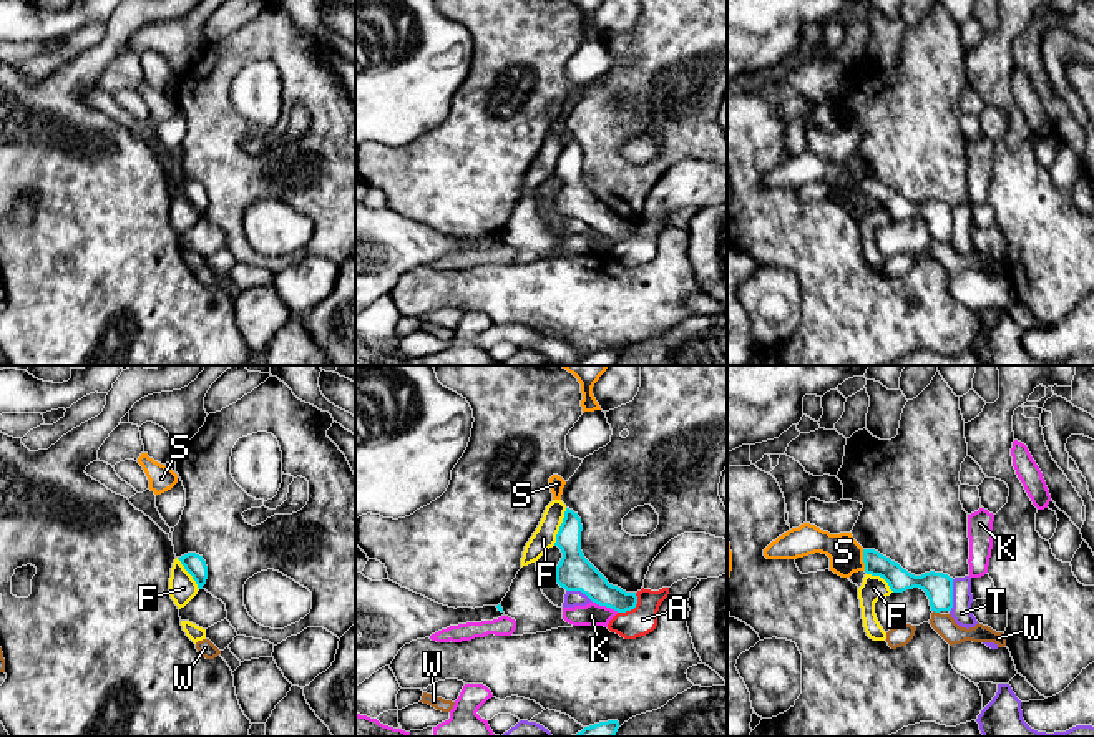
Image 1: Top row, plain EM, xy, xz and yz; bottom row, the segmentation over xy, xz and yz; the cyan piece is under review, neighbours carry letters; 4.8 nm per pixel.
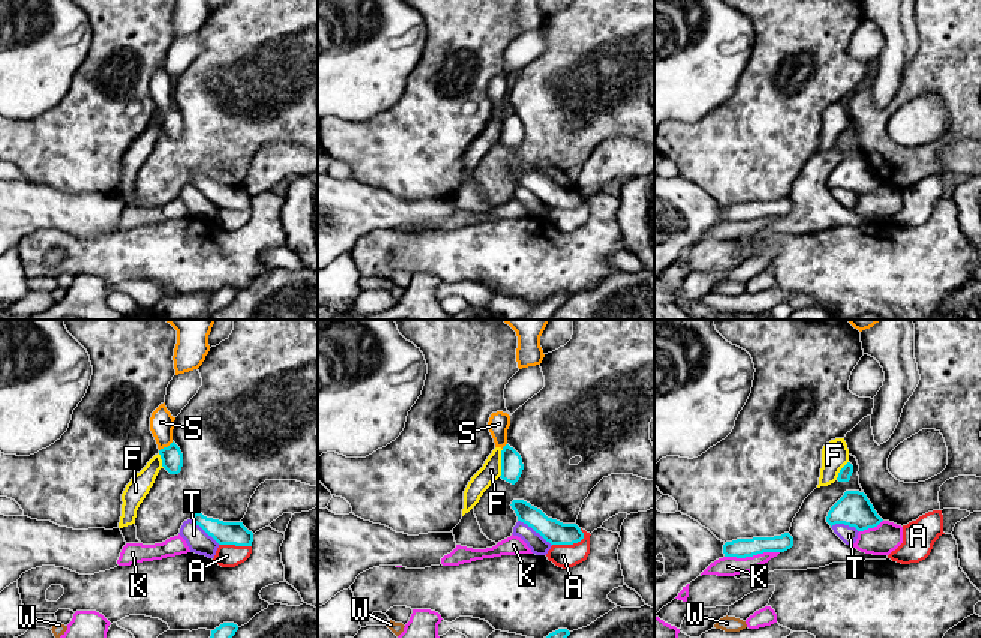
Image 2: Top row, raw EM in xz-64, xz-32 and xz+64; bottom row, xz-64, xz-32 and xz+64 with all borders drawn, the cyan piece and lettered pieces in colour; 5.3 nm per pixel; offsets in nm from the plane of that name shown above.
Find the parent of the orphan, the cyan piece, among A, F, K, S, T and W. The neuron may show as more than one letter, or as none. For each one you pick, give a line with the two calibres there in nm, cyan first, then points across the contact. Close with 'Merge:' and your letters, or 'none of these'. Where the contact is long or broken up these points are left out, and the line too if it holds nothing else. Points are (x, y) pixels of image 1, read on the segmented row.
S: Thickness 120 nm (cyan) against 160 nm. Path across: yz (898, 580), (883, 566), (864, 560), (845, 555)
Merge: S

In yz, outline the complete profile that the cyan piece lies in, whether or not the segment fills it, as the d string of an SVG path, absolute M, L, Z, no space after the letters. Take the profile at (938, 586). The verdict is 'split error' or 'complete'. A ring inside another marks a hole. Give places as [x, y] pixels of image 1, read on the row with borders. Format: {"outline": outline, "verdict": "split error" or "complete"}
{"outline": "M803 523L789 530L764 549L767 559L797 559L815 553L827 554L830 571L842 578L865 571L883 578L893 593L913 588L923 589L935 613L951 611L953 608L953 578L935 571L915 576L878 551L863 549L852 533L830 534L815 525Z", "verdict": "split error"}

